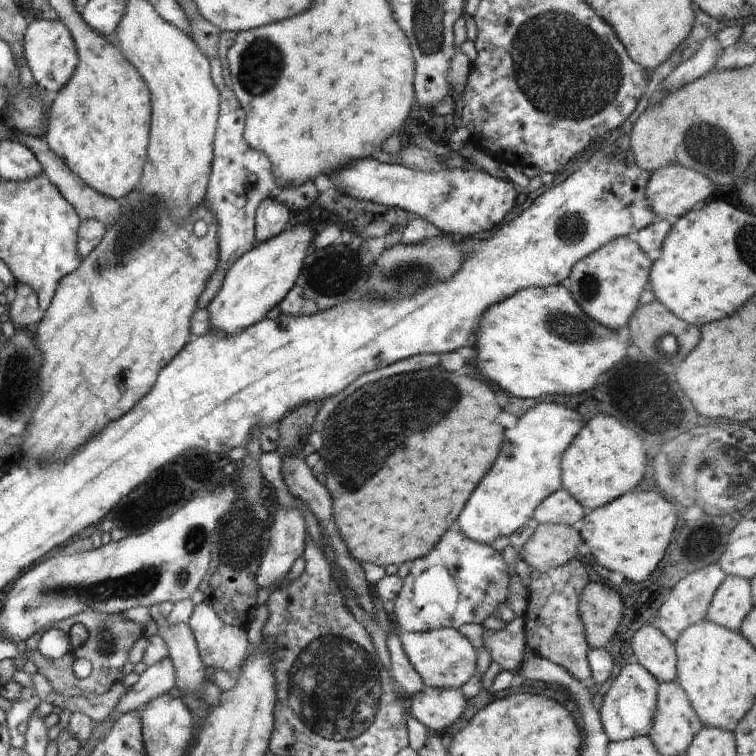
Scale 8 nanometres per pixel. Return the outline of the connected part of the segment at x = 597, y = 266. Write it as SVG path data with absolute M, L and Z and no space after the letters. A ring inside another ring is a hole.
M627 236L614 237L612 242L573 264L564 286L568 286L584 314L588 314L598 324L617 331L628 324L632 313L638 308L638 300L644 292L644 286L648 284L652 265L652 260L637 242L632 242Z

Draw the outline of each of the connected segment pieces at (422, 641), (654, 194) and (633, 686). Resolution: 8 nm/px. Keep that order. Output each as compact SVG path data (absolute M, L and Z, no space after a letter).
M436 628L422 633L404 630L397 632L400 642L404 644L404 650L406 650L414 670L421 676L424 686L457 689L477 673L478 650L460 631L454 628Z
M668 165L657 168L651 174L646 184L646 198L650 208L654 210L655 218L665 218L667 215L684 216L690 209L704 204L704 200L712 194L714 185L706 176L682 165Z
M640 663L626 664L603 696L599 717L609 740L628 740L649 736L657 707L658 681Z

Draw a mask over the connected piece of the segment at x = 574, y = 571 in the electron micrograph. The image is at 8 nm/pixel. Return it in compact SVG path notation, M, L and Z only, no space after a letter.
M577 557L558 568L550 568L548 572L531 569L529 572L531 579L527 588L529 596L523 615L529 653L538 654L561 666L575 679L588 680L591 676L587 660L590 648L579 614L580 594L588 584L588 572Z

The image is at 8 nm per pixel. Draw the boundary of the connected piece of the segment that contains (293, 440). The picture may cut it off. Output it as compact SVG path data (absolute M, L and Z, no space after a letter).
M304 402L290 410L287 416L280 421L280 436L278 436L278 452L281 458L292 456L298 450L303 450L307 438L313 432L312 424L318 410L322 407L322 402Z

